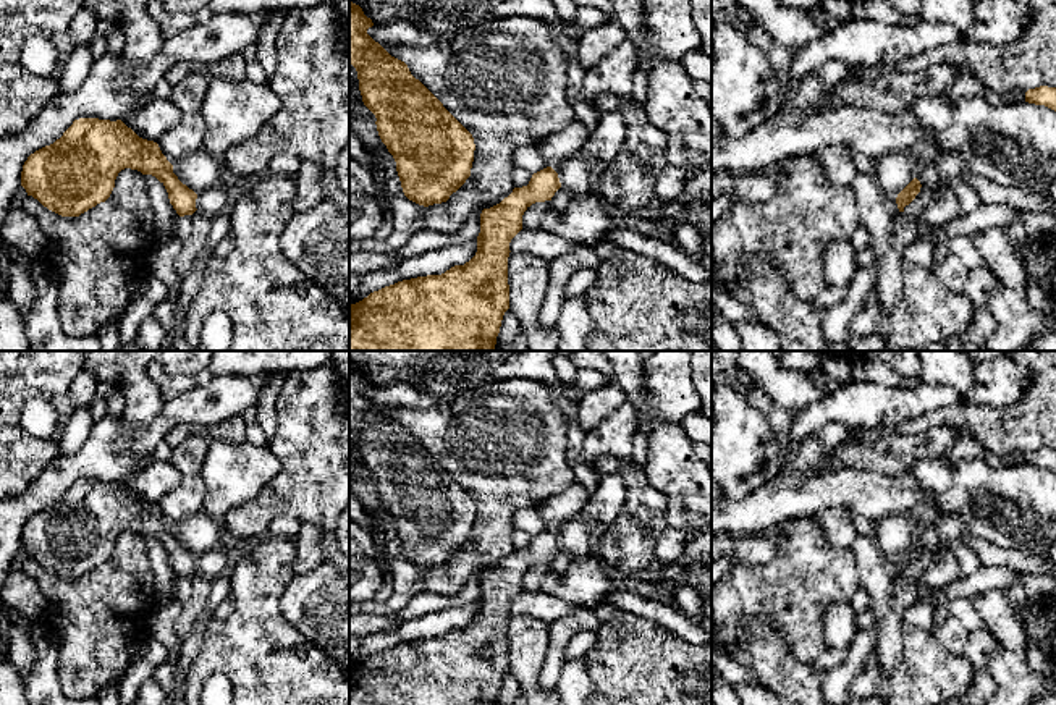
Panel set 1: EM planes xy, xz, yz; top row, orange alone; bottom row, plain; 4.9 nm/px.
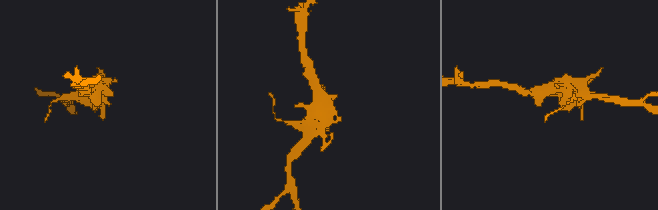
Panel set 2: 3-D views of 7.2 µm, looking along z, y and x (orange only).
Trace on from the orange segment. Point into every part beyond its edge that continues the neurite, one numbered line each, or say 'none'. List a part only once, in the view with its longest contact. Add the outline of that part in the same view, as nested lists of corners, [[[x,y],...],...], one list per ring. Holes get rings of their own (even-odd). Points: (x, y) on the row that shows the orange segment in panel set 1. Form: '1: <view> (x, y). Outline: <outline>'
none

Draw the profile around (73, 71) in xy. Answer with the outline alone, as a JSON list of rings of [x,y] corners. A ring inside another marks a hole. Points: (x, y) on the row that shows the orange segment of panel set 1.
[[[89,45],[76,47],[71,57],[60,63],[60,91],[73,91],[82,84],[94,63]]]

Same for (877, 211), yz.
[[[859,173],[851,184],[860,223],[872,236],[872,251],[880,260],[878,265],[878,298],[883,309],[891,309],[902,289],[902,259],[891,244],[891,222],[899,213],[894,199],[889,199],[881,189],[876,176],[872,173]]]

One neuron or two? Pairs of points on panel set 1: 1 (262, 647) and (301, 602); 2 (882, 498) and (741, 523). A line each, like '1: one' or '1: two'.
1: two
2: one

